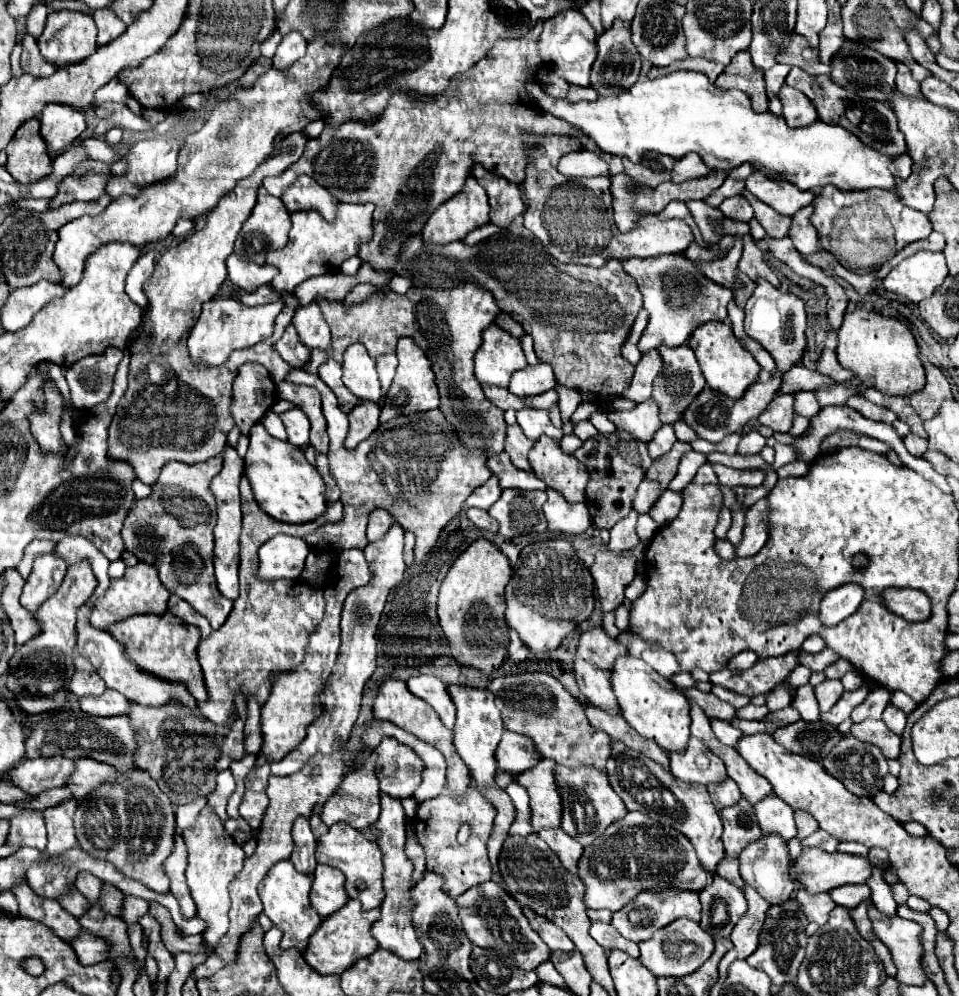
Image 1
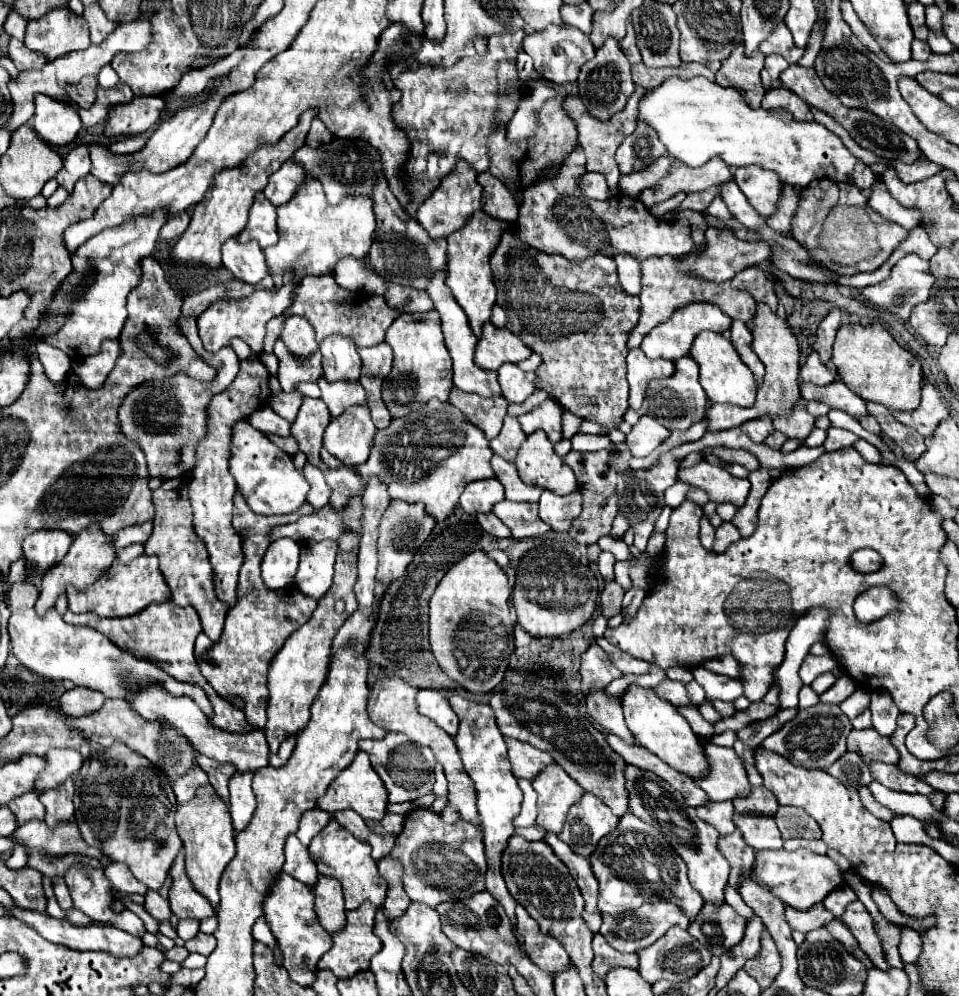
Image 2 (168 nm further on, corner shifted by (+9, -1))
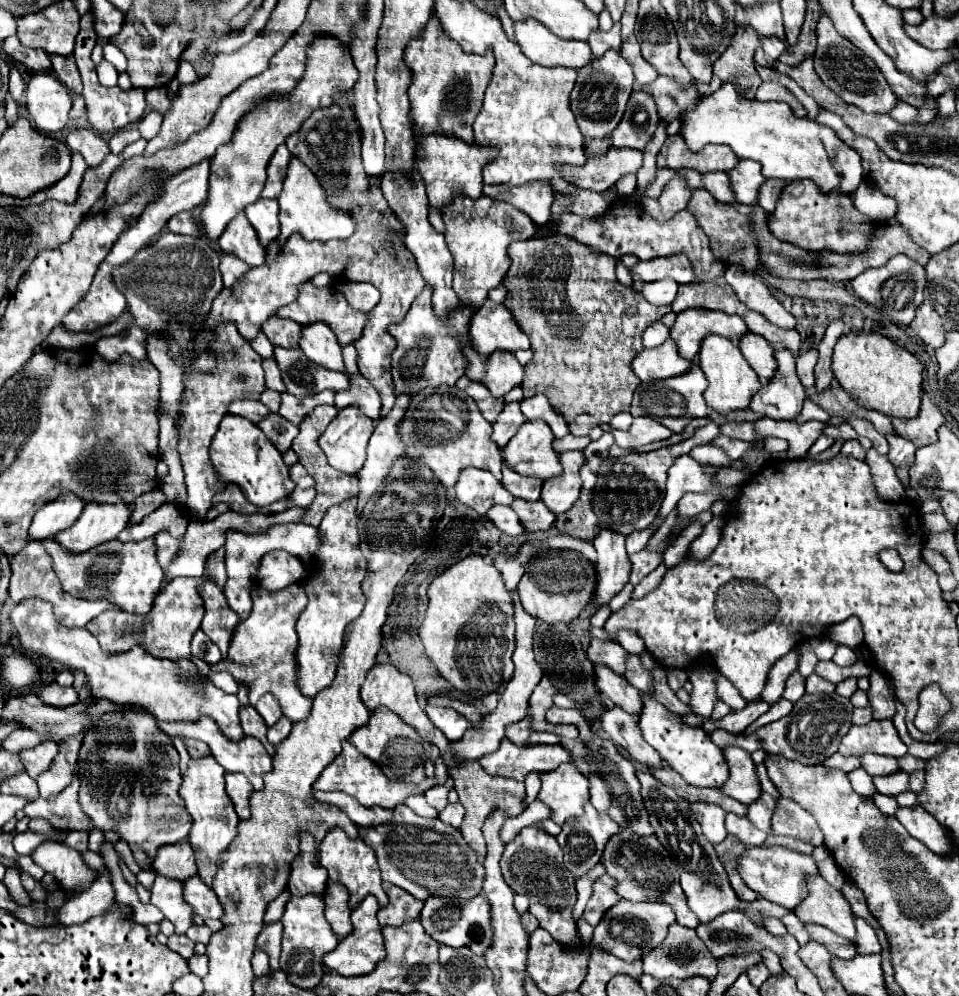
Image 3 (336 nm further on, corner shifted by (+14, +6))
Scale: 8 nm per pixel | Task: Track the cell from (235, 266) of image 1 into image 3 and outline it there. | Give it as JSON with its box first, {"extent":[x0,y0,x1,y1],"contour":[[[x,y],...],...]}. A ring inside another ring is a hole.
{"extent":[218,213,264,267],"contour":[[[240,213],[228,227],[224,229],[224,235],[218,239],[220,251],[226,255],[234,255],[240,261],[248,263],[250,267],[264,263],[264,247],[258,243],[258,235],[254,227],[248,223],[248,219]]]}

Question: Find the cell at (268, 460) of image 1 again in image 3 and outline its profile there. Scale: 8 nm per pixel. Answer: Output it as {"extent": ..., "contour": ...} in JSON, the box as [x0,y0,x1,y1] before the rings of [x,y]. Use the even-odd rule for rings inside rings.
{"extent":[210,415,294,507],"contour":[[[226,415],[212,439],[210,459],[216,465],[220,479],[226,483],[236,483],[244,497],[258,507],[270,505],[274,501],[286,499],[294,491],[294,483],[288,475],[288,467],[282,461],[282,453],[270,443],[270,439],[260,431],[258,425],[244,417]]]}

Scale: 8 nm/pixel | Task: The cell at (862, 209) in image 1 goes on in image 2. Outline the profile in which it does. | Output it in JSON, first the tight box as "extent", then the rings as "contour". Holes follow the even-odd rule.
{"extent":[791,180,909,274],"contour":[[[815,180],[801,190],[799,208],[791,222],[793,240],[799,242],[817,264],[837,274],[875,270],[891,256],[907,234],[909,232],[895,222],[873,214],[873,210],[867,206],[865,192],[861,192],[857,186],[835,184],[831,180]]]}

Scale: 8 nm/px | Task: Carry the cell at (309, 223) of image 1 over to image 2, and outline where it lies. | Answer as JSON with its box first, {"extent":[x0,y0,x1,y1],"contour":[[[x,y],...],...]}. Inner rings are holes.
{"extent":[263,176,375,286],"contour":[[[307,176],[295,196],[277,208],[279,242],[263,250],[275,286],[283,284],[283,272],[293,272],[295,278],[301,280],[305,276],[331,274],[335,264],[345,256],[353,256],[357,260],[365,258],[375,232],[375,214],[371,204],[369,196],[345,196],[339,204],[331,206],[321,182]]]}

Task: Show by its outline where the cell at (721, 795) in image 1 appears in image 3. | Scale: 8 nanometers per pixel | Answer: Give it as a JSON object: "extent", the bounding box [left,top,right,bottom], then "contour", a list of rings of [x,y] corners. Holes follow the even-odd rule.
{"extent":[690,803,726,845],"contour":[[[692,803],[690,805],[694,817],[698,819],[698,823],[702,825],[702,831],[706,835],[706,839],[716,845],[726,837],[726,829],[724,829],[724,817],[726,811],[720,805],[714,803]]]}

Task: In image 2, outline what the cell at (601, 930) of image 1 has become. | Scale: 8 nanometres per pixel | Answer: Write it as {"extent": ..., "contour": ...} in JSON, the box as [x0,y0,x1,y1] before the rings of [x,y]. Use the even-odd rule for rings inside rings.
{"extent":[593,934,639,980],"contour":[[[601,934],[593,936],[593,952],[595,952],[595,960],[593,960],[593,972],[597,978],[605,980],[607,972],[619,966],[625,968],[639,968],[639,958],[635,954],[621,954],[617,950],[613,950],[605,938]]]}

